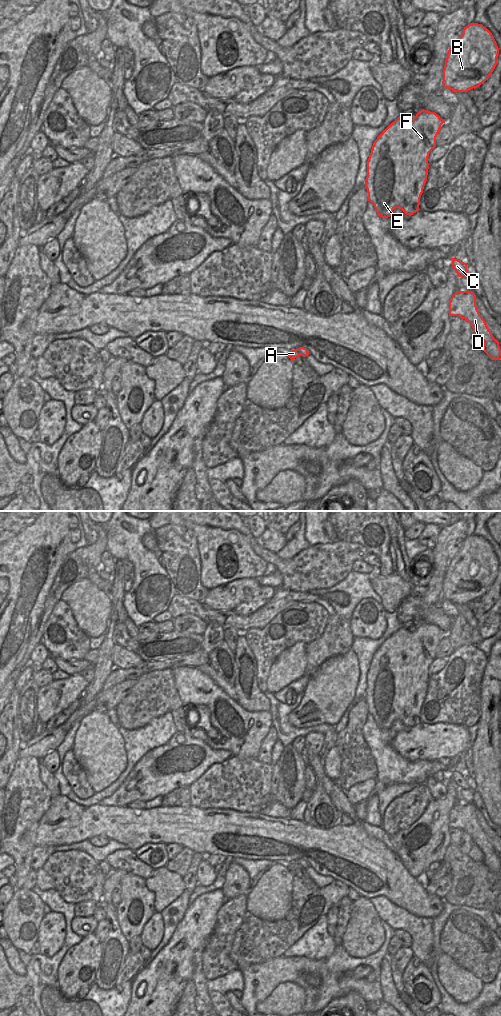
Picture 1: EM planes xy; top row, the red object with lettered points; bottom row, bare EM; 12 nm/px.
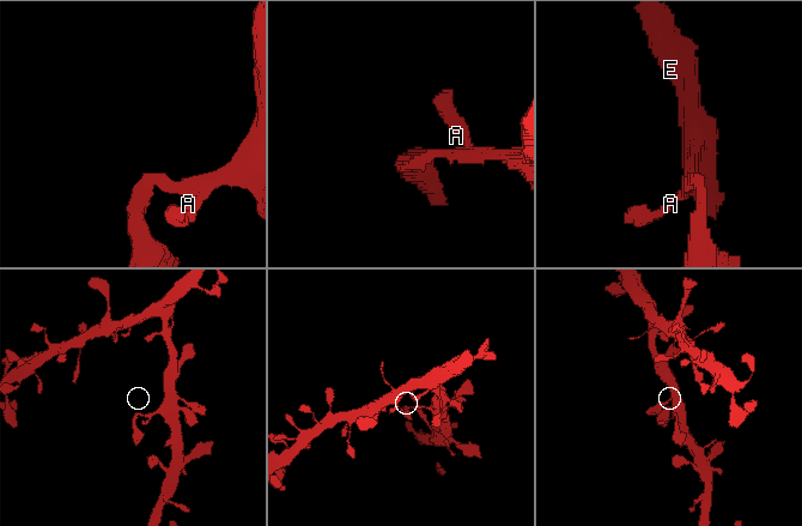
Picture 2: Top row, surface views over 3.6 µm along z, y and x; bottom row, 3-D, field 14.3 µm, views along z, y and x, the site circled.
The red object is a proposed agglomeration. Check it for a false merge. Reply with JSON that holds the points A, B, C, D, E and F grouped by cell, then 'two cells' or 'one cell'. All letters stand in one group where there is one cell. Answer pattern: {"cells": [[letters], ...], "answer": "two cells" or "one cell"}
{"cells": [["A", "B", "C", "D", "E", "F"]], "answer": "one cell"}

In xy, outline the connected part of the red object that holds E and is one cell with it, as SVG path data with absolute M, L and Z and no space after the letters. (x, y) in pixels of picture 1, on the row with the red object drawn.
M424 109L413 119L400 114L374 141L367 161L365 187L368 201L380 217L390 217L396 208L409 216L420 210L420 198L430 165L429 153L436 147L436 137L443 123L445 121L435 112Z

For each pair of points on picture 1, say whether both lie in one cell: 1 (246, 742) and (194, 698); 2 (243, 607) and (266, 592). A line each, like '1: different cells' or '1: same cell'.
1: same cell
2: same cell

